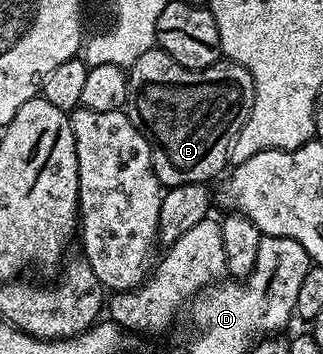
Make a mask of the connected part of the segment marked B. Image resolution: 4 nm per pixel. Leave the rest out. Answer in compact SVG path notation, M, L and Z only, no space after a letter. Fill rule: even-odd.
M155 46L142 54L126 73L126 111L150 146L152 165L161 185L173 188L183 184L212 182L224 167L229 167L231 144L247 122L255 98L255 84L246 69L231 62L211 64L208 68L187 68L174 62L170 54Z

